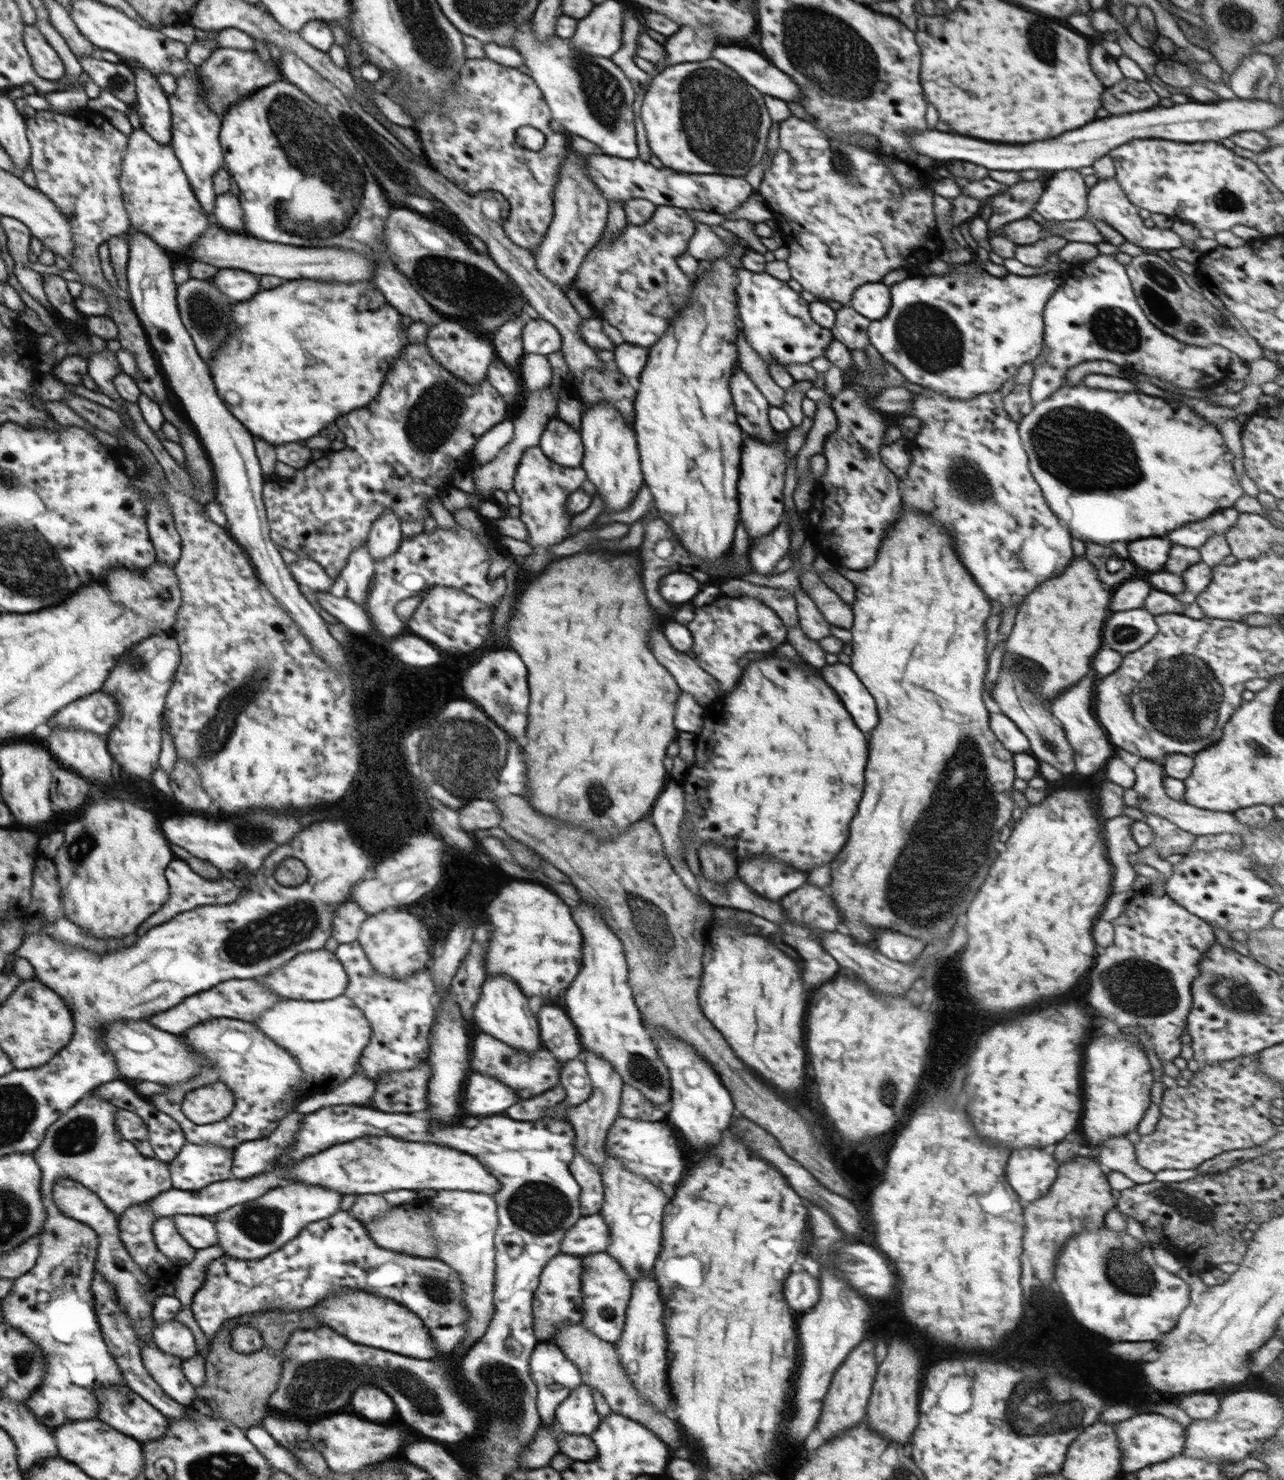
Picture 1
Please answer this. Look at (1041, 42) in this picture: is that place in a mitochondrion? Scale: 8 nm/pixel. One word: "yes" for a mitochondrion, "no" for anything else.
yes

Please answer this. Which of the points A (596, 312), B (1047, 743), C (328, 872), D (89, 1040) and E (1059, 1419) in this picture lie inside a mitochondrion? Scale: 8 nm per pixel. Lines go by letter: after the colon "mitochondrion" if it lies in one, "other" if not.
A: other
B: mitochondrion
C: other
D: other
E: mitochondrion

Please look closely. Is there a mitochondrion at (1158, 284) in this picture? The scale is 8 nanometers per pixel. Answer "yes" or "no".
yes

